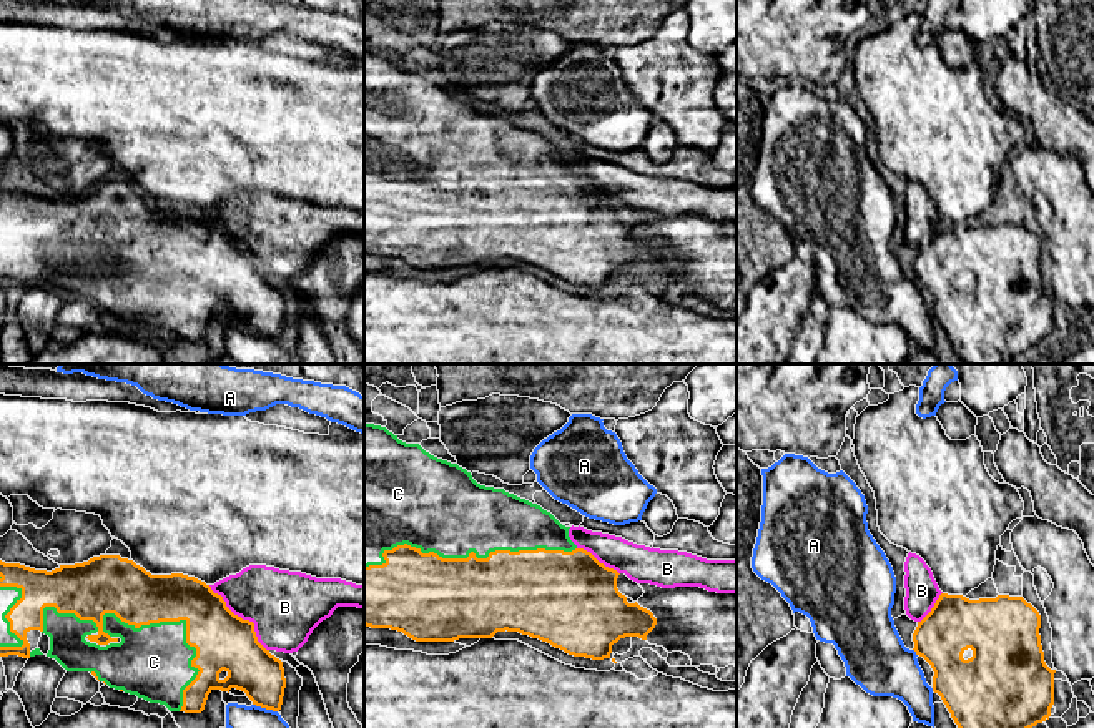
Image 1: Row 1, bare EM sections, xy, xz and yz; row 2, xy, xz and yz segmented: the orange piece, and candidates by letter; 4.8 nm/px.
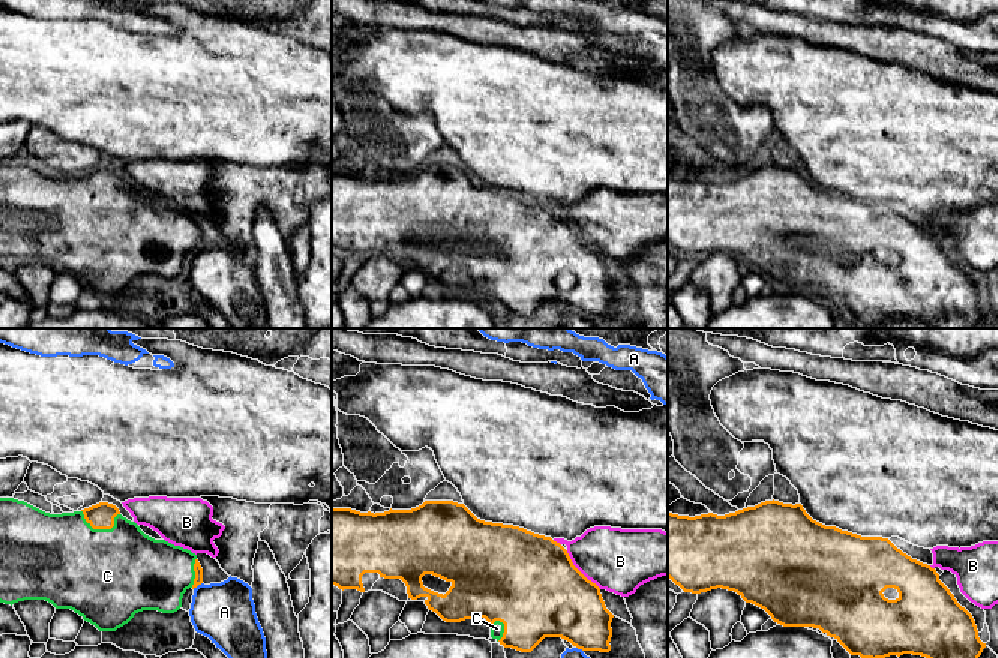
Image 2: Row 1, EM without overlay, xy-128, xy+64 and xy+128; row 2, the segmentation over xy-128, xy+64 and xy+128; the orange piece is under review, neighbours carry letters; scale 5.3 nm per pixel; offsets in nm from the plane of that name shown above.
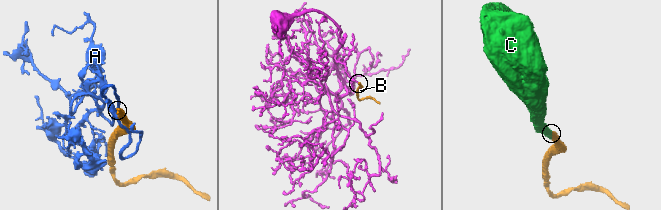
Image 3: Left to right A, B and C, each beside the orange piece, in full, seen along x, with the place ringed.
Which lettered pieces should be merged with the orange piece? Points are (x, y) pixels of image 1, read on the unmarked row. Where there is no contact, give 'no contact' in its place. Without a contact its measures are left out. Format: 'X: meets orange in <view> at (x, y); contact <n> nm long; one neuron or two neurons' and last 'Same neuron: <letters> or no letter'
A: meets orange in xy at (265, 334); contact 130 nm long; two neurons
B: meets orange in xy at (241, 246); contact 440 nm long; two neurons
C: meets orange in xz at (468, 185); contact 1050 nm long; one neuron
Same neuron: C

